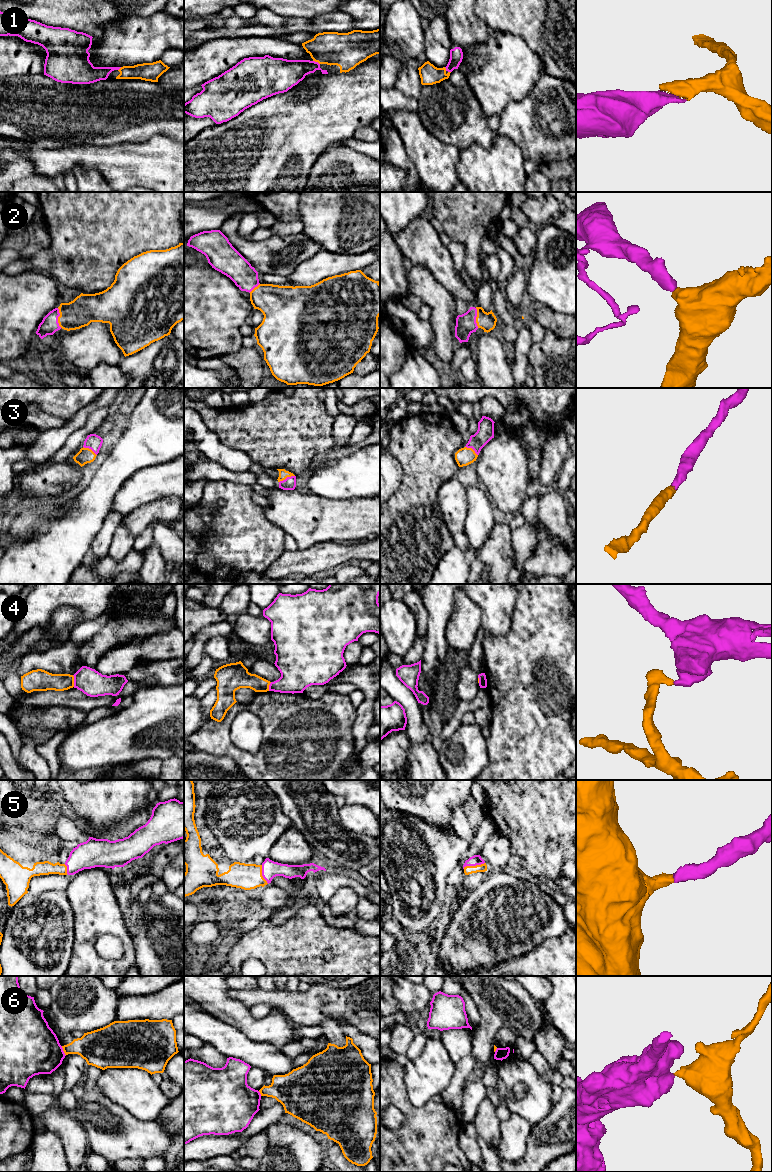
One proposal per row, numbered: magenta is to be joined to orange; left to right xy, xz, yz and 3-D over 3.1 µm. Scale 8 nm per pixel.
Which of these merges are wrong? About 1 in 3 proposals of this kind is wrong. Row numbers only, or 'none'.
4, 6

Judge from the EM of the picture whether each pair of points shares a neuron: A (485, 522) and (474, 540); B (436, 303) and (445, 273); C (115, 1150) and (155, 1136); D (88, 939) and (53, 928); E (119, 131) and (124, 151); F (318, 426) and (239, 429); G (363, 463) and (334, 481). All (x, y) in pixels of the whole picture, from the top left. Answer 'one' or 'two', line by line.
A: one
B: two
C: one
D: two
E: two
F: one
G: one

